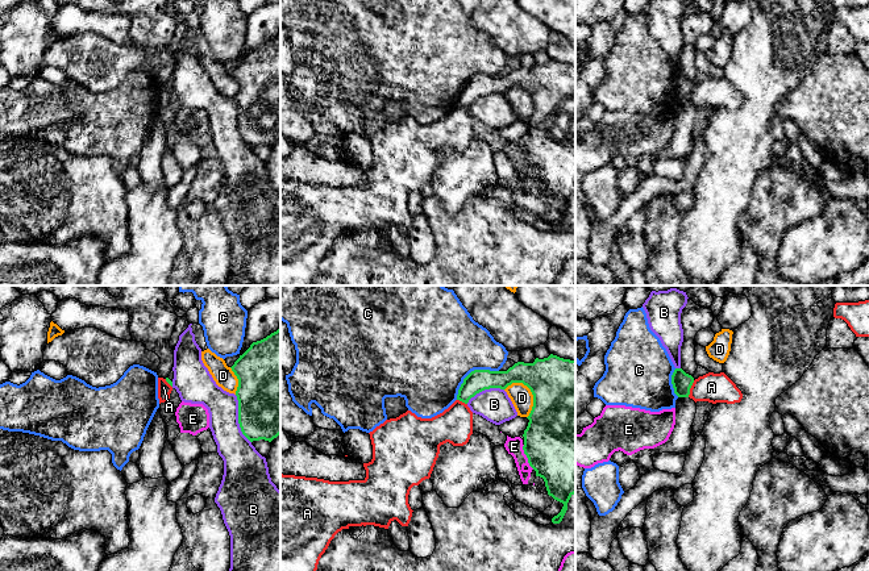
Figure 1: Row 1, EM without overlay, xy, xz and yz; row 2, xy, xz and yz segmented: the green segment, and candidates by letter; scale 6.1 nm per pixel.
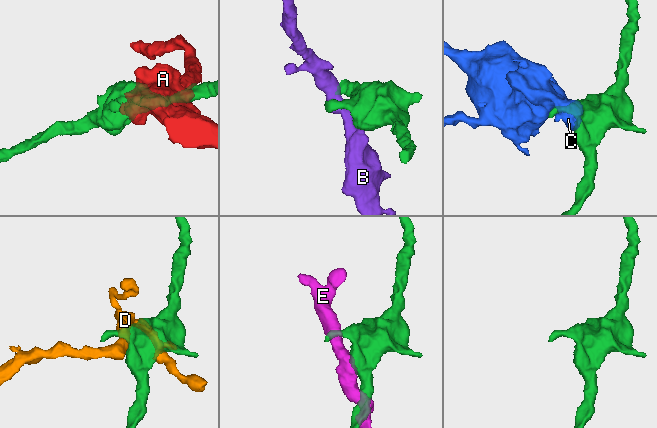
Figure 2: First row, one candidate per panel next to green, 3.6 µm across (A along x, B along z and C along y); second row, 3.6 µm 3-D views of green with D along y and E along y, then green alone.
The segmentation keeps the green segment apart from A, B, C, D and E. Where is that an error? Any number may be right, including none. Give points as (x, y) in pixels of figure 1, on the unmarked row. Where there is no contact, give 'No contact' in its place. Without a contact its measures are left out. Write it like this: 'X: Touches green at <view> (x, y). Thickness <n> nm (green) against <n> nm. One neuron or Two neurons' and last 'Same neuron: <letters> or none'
A: Touches green at yz (690, 92). Thickness 120 nm (green) against 180 nm. Two neurons
B: Touches green at xy (238, 124). Thickness 440 nm (green) against 220 nm. Two neurons
C: Touches green at xz (470, 78). Thickness 140 nm (green) against 500 nm. Two neurons
D: Touches green at xz (532, 99). Thickness 480 nm (green) against 140 nm. Two neurons
E: Touches green at xz (527, 162). Thickness 500 nm (green) against 100 nm. Two neurons
Same neuron: none

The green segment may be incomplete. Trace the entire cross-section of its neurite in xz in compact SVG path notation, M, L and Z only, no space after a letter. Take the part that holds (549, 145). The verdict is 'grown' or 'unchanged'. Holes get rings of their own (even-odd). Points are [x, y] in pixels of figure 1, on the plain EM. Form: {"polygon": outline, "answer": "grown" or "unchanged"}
{"polygon": "M550 59L544 64L536 63L533 68L517 67L507 76L474 75L463 84L457 105L467 109L485 95L506 95L512 88L523 88L533 100L533 112L527 122L529 128L523 139L523 155L536 182L544 184L548 200L564 209L561 217L552 224L553 229L560 229L575 199L575 66Z", "answer": "unchanged"}

